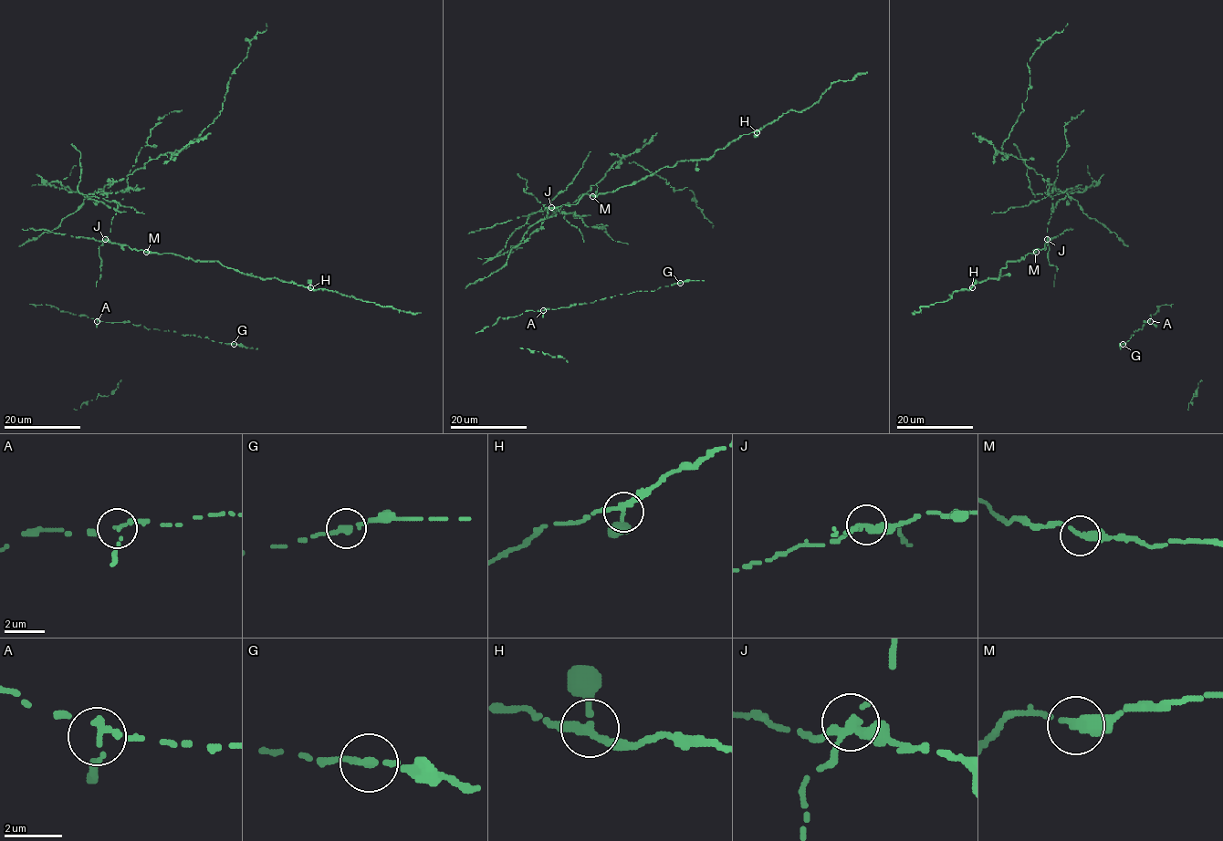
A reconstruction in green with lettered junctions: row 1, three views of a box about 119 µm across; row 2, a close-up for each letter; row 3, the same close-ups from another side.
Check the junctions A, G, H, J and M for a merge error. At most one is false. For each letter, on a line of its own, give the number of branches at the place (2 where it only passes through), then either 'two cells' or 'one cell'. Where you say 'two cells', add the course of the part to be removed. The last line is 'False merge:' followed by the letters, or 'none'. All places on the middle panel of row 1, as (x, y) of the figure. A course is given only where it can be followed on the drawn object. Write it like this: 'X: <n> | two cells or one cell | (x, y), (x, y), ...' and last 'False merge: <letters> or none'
A: 2 | one cell
G: 2 | one cell
H: 3 | one cell
J: 3 | two cells
M: 2 | one cell
False merge: J

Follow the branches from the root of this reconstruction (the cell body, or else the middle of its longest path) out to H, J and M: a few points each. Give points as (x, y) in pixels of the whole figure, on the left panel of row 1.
H: (50, 182), (59, 181), (113, 208), (116, 213), (106, 238), (111, 243), (216, 261), (245, 274), (310, 287)
J: (50, 182), (59, 181), (74, 192), (101, 201), (116, 211), (111, 219), (110, 232), (105, 240)
M: (50, 182), (59, 181), (74, 192), (80, 192), (86, 197), (113, 208), (116, 213), (106, 238), (146, 252)

